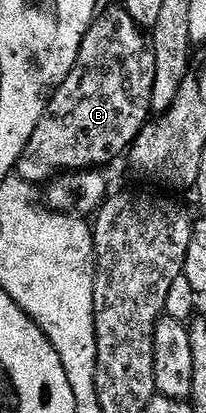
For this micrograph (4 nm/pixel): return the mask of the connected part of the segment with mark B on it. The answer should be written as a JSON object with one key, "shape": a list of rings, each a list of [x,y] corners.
{"shape":[[[75,62],[67,79],[51,95],[43,118],[23,149],[18,177],[32,184],[46,183],[64,172],[103,168],[119,153],[120,157],[130,150],[136,136],[148,125],[148,103],[154,83],[155,79],[147,74],[147,66],[139,66],[135,78],[127,78],[123,66],[99,70],[95,62]]]}

